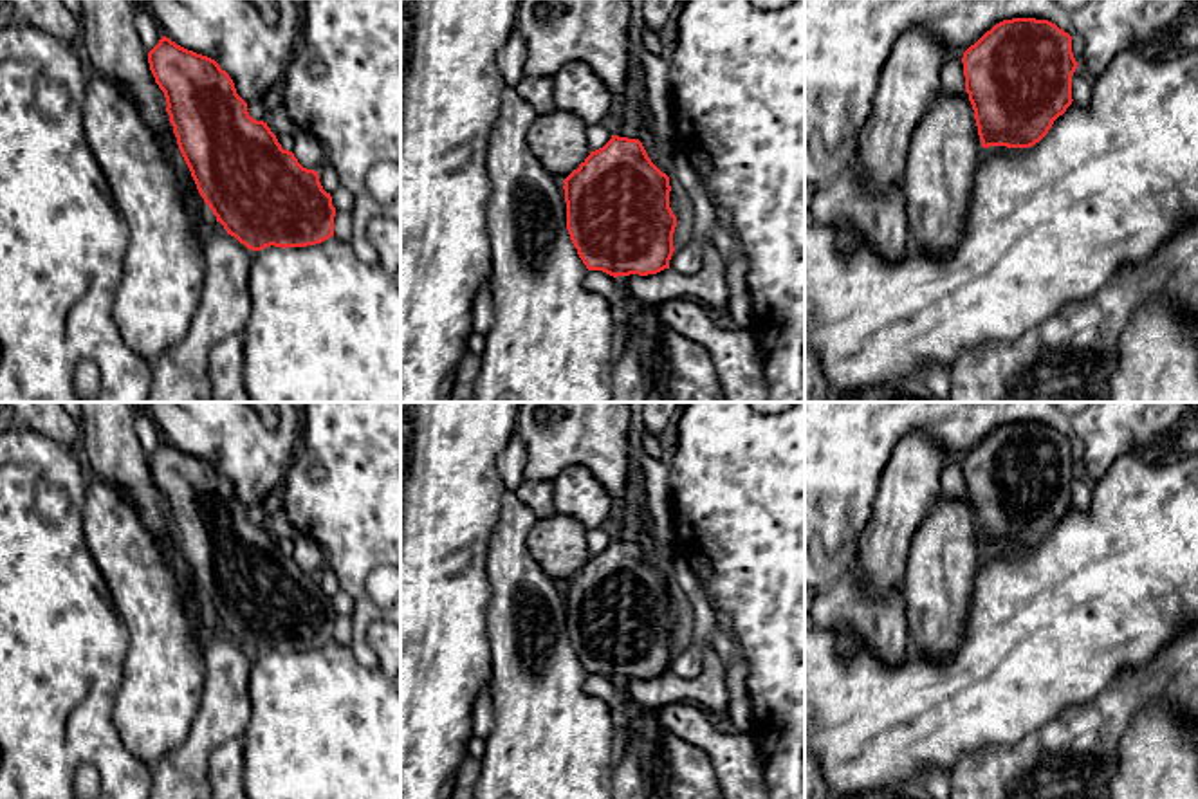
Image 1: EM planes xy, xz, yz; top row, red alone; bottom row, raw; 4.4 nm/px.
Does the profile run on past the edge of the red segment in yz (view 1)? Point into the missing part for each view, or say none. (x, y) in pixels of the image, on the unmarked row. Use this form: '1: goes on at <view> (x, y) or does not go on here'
1: does not go on here

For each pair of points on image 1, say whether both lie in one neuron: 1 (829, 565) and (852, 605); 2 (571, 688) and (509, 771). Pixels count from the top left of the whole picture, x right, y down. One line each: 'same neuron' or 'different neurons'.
1: different neurons
2: same neuron

